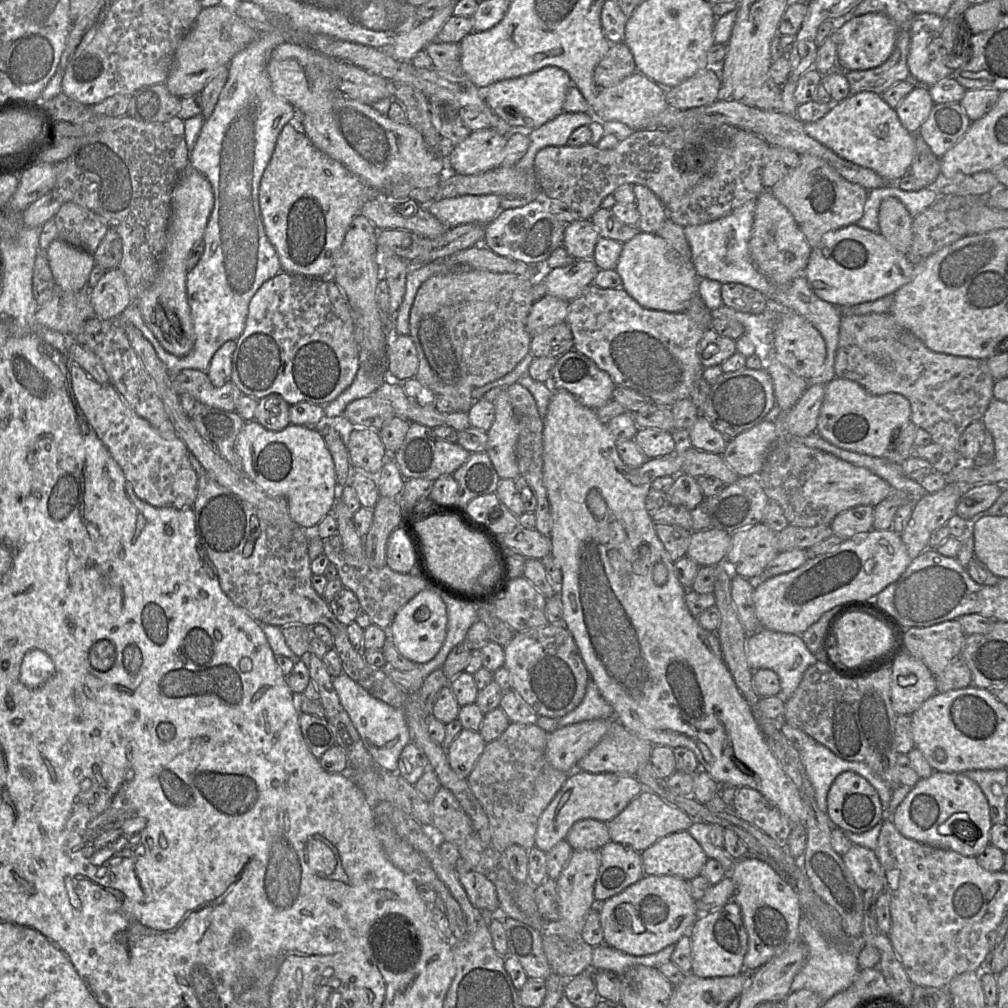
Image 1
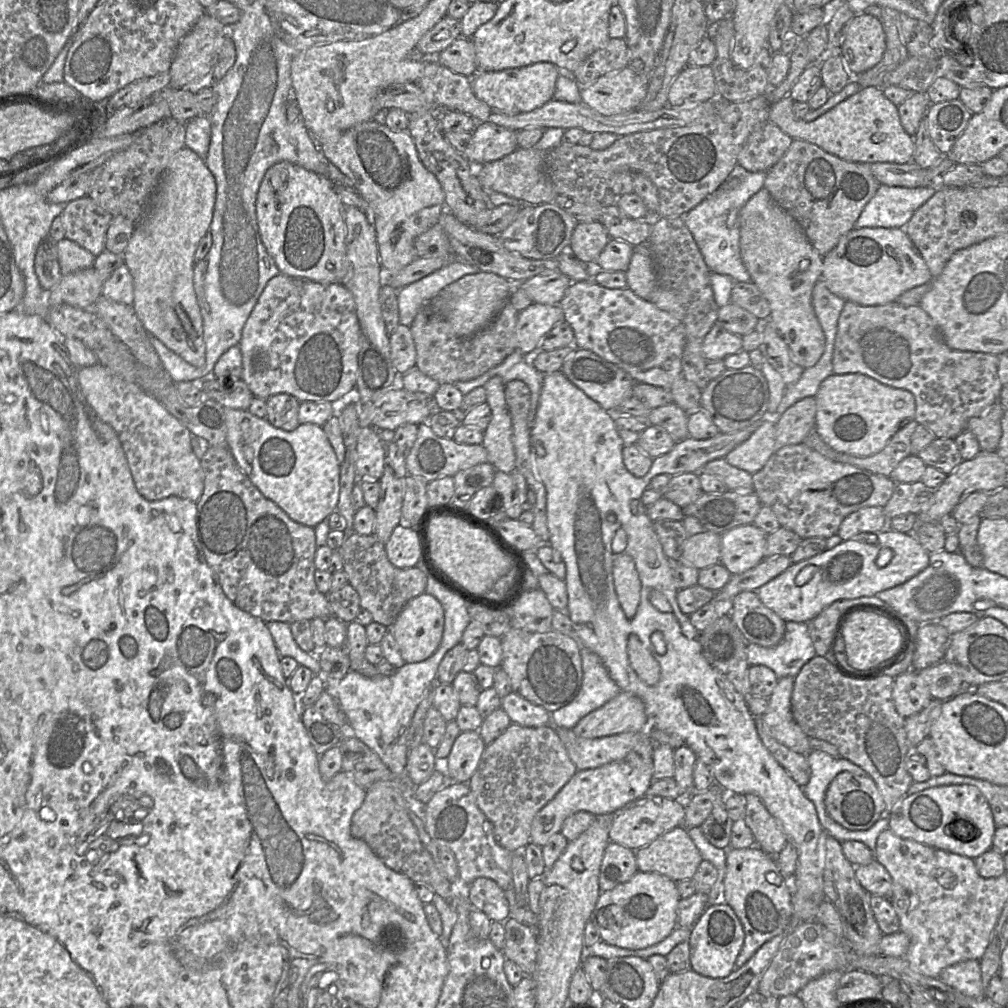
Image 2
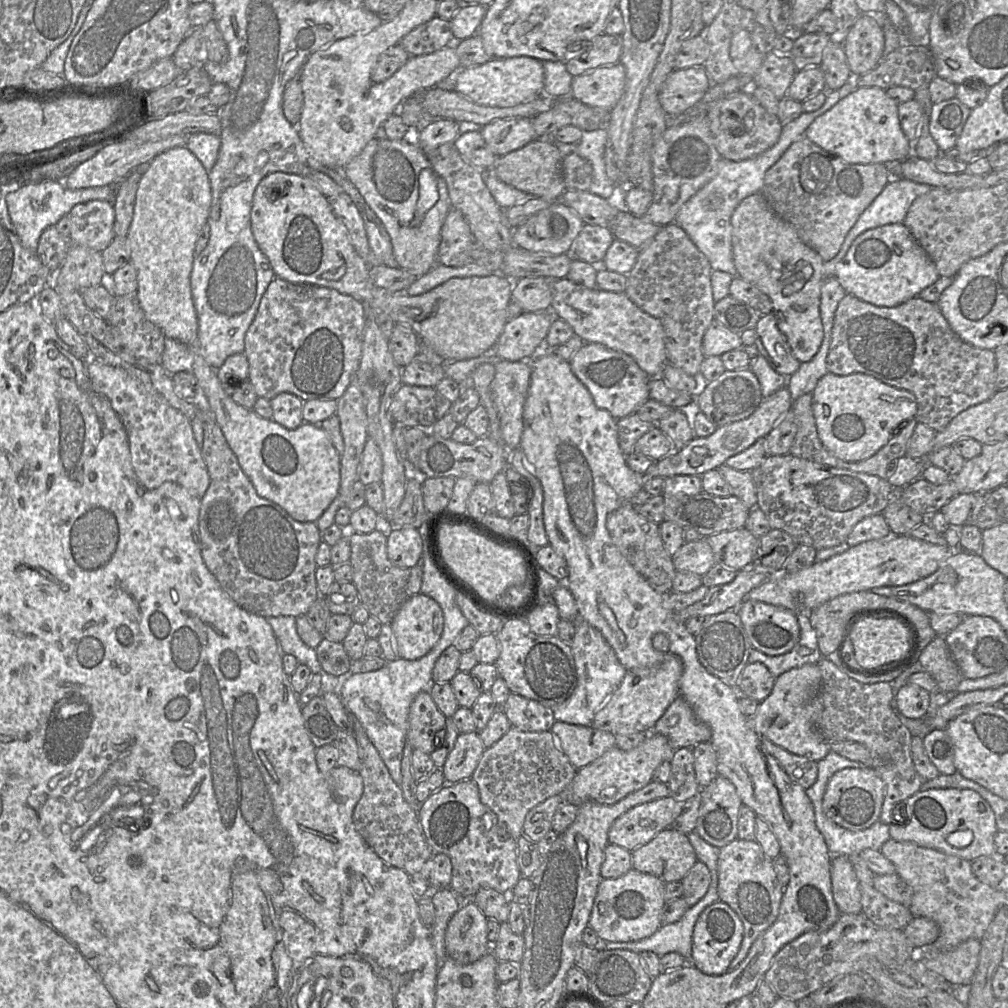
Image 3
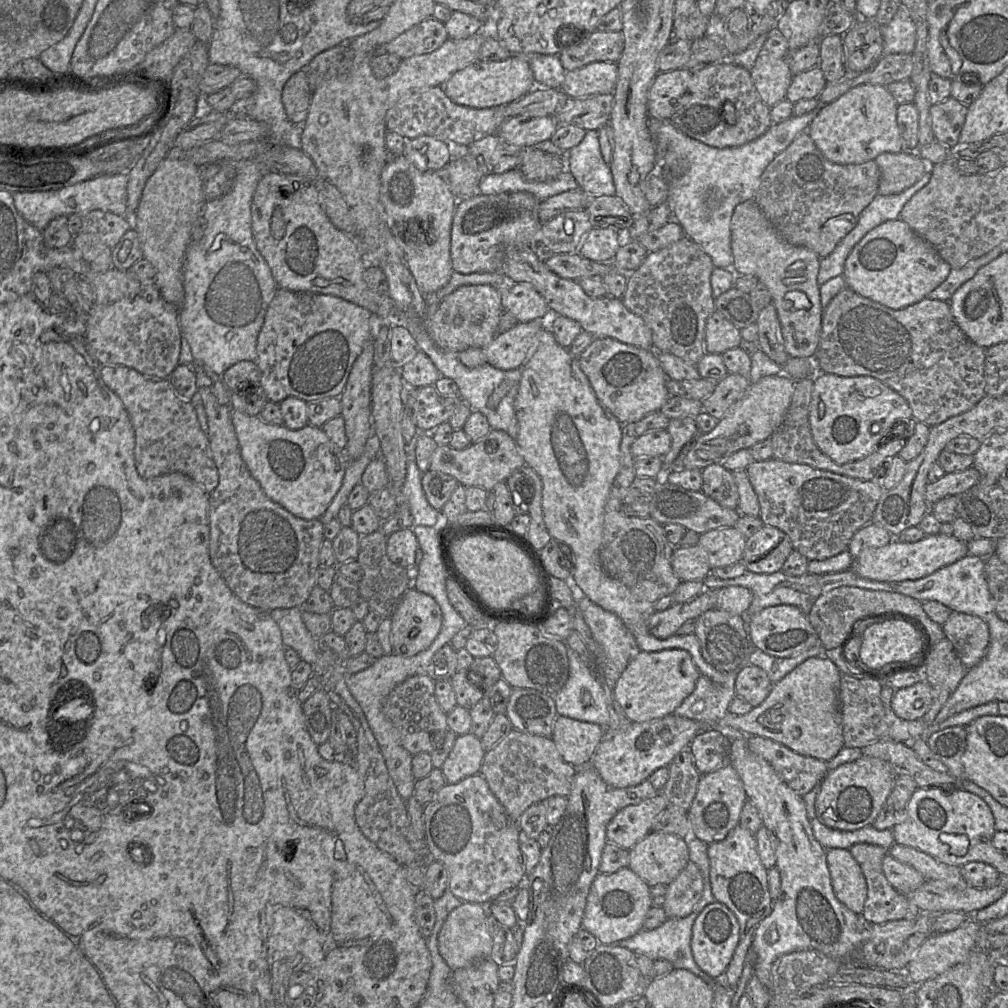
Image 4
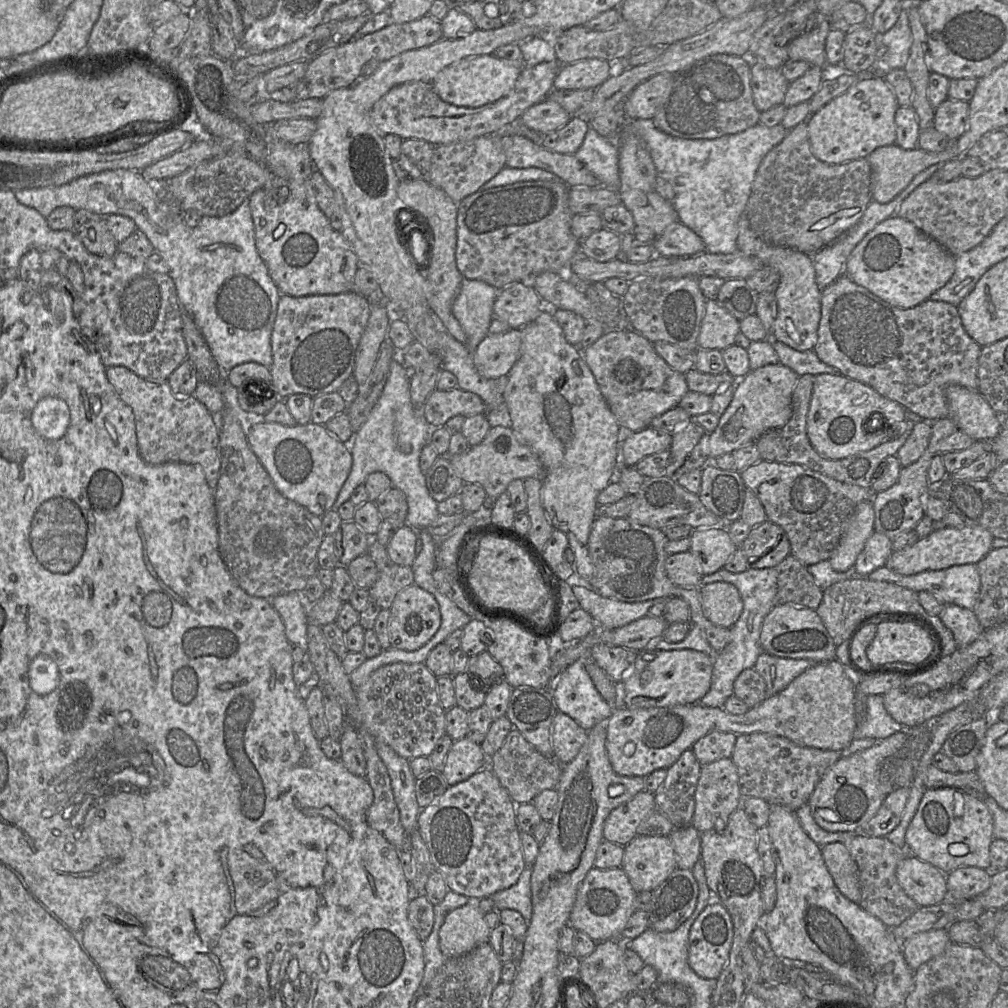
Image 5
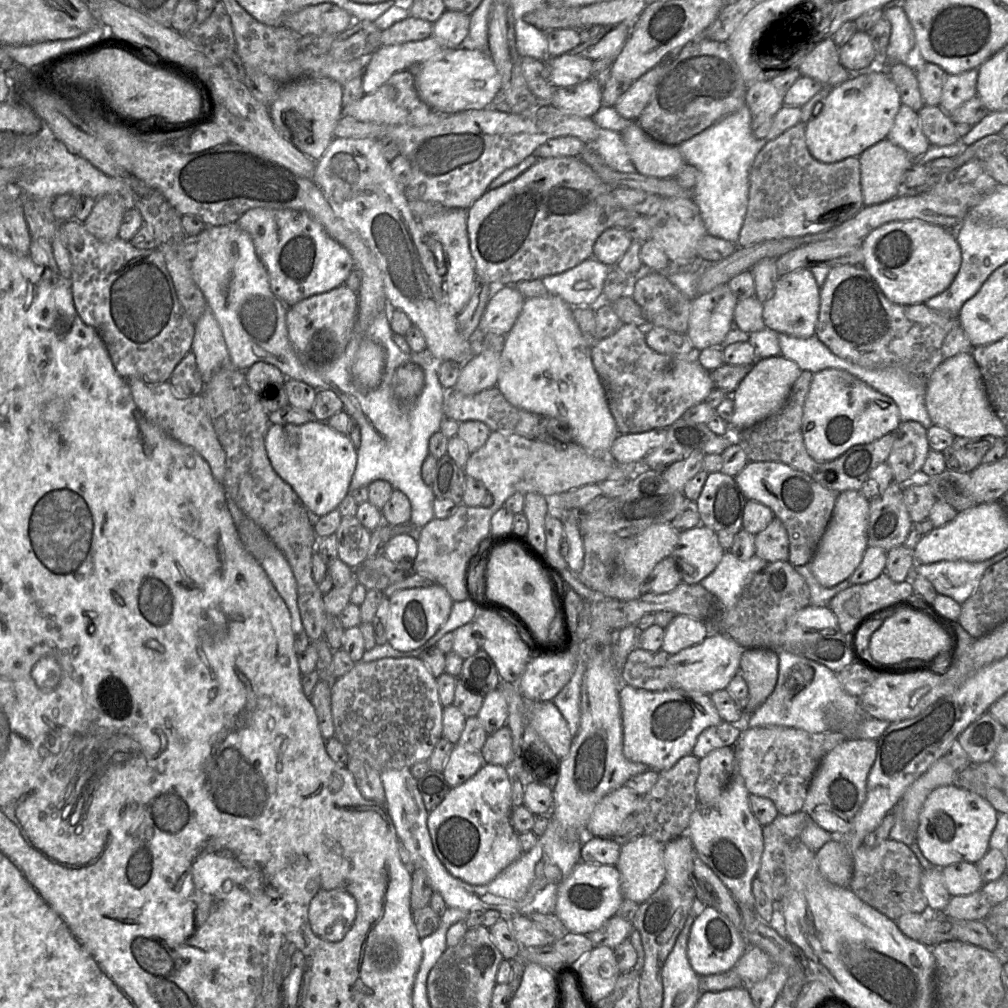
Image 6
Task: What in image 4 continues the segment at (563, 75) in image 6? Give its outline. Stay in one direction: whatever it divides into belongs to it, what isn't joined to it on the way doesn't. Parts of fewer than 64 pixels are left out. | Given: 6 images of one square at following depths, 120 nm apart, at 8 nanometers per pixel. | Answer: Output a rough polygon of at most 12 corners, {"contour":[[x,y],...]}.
{"contour":[[592,62],[567,71],[569,98],[613,93],[618,65]]}

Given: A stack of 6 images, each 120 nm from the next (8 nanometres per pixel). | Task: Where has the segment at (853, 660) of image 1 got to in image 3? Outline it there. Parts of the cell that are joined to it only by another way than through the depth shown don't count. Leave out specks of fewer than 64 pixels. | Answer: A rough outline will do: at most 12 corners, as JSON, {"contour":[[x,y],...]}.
{"contour":[[865,618],[851,633],[866,668],[909,657],[910,629]]}

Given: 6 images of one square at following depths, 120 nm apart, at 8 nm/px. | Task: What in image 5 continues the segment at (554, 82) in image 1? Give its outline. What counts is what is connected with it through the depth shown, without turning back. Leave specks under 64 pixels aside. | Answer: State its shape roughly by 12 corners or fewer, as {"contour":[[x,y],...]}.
{"contour":[[490,55],[465,58],[431,82],[478,108],[508,95],[522,71]]}

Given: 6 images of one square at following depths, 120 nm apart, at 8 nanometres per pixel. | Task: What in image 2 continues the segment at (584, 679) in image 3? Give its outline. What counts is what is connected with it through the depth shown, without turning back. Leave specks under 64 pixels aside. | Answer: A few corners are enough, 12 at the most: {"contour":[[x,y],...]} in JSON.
{"contour":[[581,647],[577,696],[549,725],[572,729],[620,693],[602,659]]}

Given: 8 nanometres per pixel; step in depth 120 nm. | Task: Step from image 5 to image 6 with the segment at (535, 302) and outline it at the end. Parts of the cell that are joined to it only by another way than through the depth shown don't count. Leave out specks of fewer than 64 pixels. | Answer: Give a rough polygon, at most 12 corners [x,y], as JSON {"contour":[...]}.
{"contour":[[513,286],[494,289],[478,328],[506,335],[526,298]]}

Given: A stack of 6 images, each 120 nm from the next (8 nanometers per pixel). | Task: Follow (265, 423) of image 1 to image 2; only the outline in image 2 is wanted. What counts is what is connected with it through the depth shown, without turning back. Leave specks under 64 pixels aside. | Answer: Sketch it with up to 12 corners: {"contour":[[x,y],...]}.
{"contour":[[280,393],[266,400],[267,421],[284,431],[299,425],[300,403]]}

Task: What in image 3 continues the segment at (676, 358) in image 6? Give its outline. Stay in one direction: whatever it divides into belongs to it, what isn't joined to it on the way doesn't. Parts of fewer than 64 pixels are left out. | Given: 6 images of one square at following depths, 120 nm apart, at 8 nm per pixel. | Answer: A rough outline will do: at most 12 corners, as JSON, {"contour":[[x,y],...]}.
{"contour":[[585,343],[569,362],[595,405],[616,420],[649,399],[631,356]]}

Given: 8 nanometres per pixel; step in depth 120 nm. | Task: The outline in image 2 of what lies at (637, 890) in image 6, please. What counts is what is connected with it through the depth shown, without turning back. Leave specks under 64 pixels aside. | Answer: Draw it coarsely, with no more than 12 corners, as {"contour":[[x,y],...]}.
{"contour":[[684,826],[634,852],[638,871],[690,880],[703,860]]}

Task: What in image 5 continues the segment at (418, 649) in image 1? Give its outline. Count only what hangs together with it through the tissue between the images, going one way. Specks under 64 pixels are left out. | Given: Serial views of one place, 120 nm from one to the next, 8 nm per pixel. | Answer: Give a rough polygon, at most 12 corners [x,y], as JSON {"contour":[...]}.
{"contour":[[415,583],[390,608],[390,647],[415,651],[441,625],[435,597]]}

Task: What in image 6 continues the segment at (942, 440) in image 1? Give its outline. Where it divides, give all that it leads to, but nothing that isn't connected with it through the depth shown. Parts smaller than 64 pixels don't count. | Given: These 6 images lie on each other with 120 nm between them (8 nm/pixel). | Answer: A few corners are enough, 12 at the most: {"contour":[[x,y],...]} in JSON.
{"contour":[[831,268],[815,335],[862,367],[927,378],[974,348],[959,317]]}

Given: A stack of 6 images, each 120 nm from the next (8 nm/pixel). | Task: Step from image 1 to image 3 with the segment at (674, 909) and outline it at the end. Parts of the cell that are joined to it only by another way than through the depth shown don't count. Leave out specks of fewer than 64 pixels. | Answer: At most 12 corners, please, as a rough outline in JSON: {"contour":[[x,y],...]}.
{"contour":[[633,868],[602,879],[588,925],[637,941],[662,925],[665,882]]}

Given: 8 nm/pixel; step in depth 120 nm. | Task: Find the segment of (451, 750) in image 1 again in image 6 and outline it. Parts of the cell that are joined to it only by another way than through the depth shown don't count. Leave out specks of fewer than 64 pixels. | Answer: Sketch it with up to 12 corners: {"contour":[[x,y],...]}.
{"contour":[[454,744],[441,773],[450,788],[472,778],[482,751]]}

